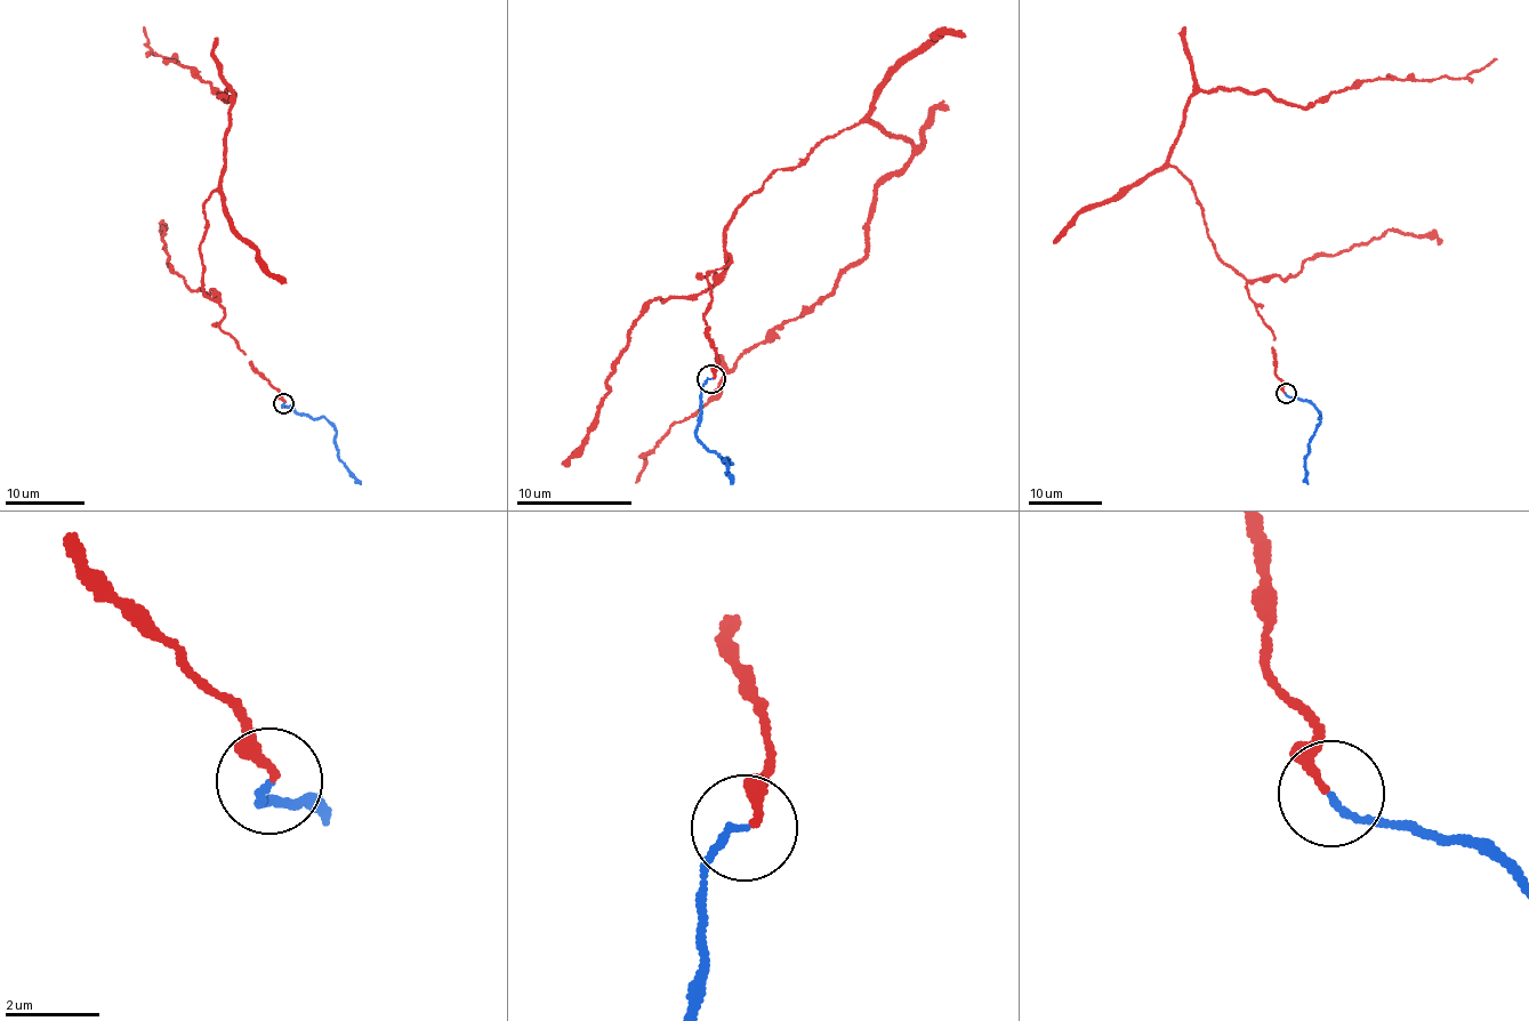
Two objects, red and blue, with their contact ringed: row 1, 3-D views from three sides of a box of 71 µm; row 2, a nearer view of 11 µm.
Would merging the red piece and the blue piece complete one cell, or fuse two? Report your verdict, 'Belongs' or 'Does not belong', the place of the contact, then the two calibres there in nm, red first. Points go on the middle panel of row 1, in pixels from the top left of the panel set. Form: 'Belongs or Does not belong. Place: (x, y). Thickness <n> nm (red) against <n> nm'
Belongs. Place: (711, 378). Thickness 190 nm (red) against 150 nm

